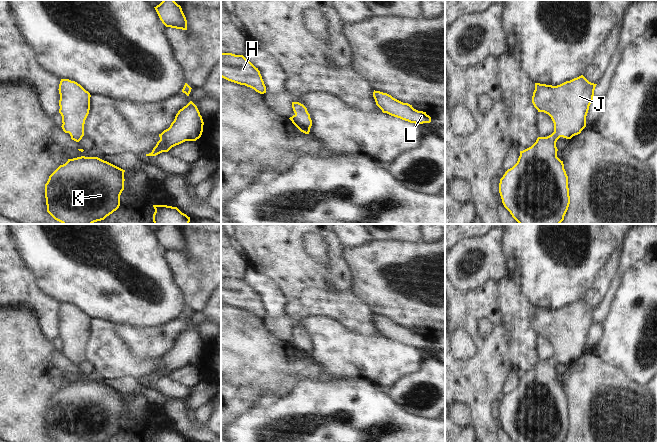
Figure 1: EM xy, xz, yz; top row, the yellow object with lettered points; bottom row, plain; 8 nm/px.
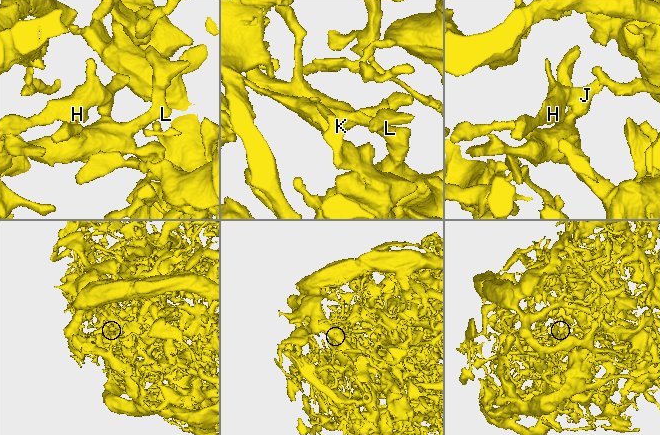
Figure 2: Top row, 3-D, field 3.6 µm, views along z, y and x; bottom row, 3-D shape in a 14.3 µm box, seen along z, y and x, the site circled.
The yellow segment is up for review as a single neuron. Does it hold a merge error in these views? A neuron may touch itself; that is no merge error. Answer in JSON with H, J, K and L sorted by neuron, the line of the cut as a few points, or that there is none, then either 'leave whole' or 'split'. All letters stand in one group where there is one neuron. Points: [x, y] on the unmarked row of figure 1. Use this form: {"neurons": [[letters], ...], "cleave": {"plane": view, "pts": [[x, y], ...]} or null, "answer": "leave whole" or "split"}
{"neurons": [["H", "J", "K", "L"]], "cleave": null, "answer": "leave whole"}

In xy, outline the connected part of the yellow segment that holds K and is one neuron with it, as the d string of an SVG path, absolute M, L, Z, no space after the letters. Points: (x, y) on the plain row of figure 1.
M77 381L60 389L45 408L47 436L53 442L106 442L120 430L125 394L98 381Z

